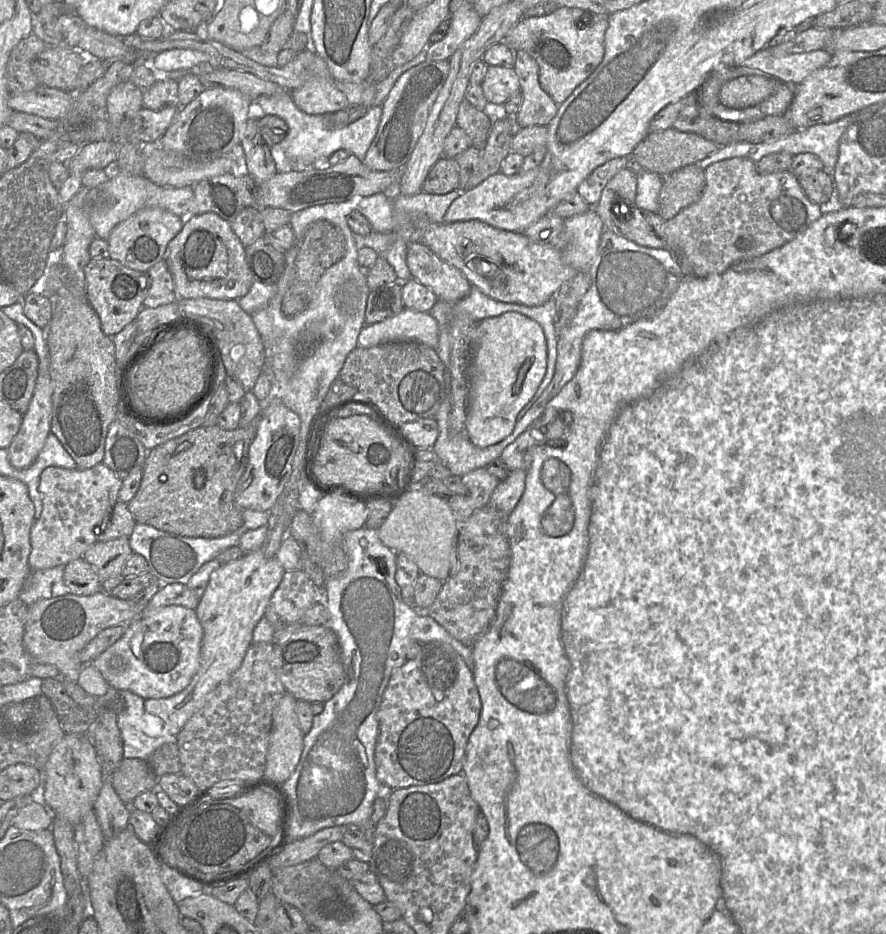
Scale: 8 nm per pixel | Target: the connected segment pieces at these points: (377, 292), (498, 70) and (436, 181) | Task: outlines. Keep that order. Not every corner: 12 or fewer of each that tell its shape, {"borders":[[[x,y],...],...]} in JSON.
{"borders":[[[402,284],[370,289],[365,324],[374,324],[404,308]],[[489,65],[481,87],[494,110],[520,90],[513,67]],[[441,157],[423,184],[429,194],[447,194],[459,185],[454,158]]]}

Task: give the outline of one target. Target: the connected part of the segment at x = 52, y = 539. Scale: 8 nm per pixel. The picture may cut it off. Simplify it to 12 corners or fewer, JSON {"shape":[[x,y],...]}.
{"shape":[[103,462],[44,469],[31,570],[83,558],[122,480]]}

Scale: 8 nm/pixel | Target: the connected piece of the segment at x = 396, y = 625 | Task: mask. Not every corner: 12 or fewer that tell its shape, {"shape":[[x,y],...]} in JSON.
{"shape":[[349,531],[320,591],[346,680],[282,791],[289,843],[366,827],[377,712],[421,645],[471,646],[405,603],[396,553]]}

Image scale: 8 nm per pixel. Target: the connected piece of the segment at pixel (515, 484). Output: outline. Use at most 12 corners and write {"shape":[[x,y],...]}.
{"shape":[[525,470],[510,472],[489,505],[509,515],[523,495]]}

